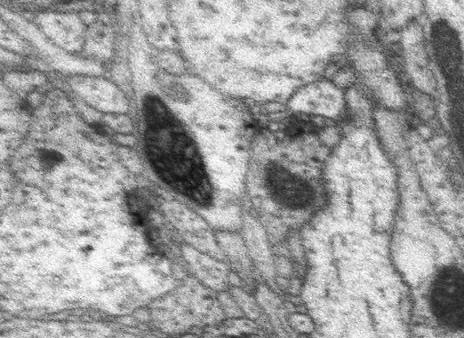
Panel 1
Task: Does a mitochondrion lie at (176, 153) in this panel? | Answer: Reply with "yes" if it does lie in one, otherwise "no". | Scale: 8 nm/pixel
yes

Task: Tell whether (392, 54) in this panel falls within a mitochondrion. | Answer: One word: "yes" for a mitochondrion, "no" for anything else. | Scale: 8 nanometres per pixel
no

